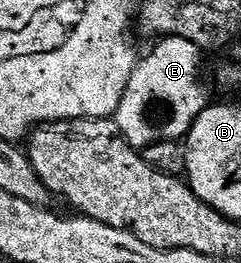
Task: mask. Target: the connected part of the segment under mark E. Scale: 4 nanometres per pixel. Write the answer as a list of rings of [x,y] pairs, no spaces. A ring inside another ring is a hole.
[[[171,36],[161,37],[153,46],[156,47],[145,58],[143,55],[137,61],[114,115],[124,139],[141,152],[161,140],[183,139],[194,120],[210,102],[200,83],[202,51],[199,46],[185,38]],[[152,102],[165,102],[168,105],[168,119],[165,122],[156,123],[148,119],[148,109]]]

